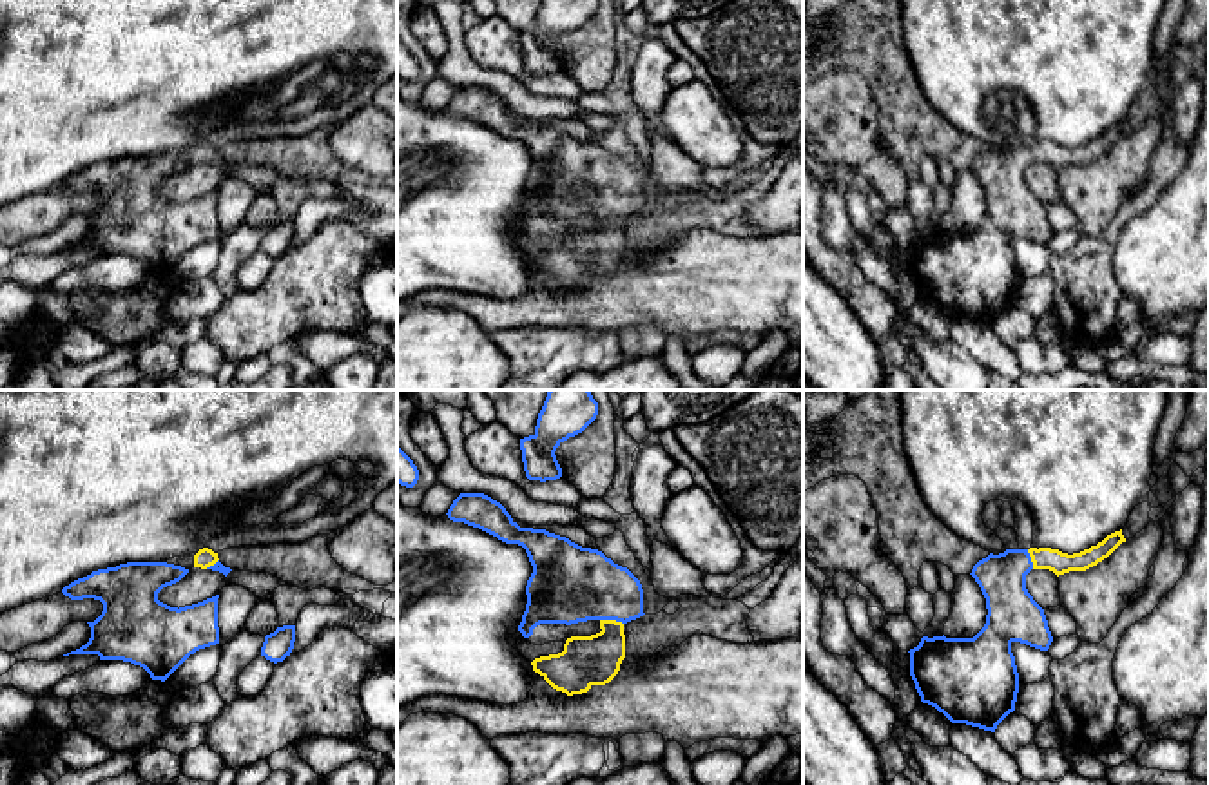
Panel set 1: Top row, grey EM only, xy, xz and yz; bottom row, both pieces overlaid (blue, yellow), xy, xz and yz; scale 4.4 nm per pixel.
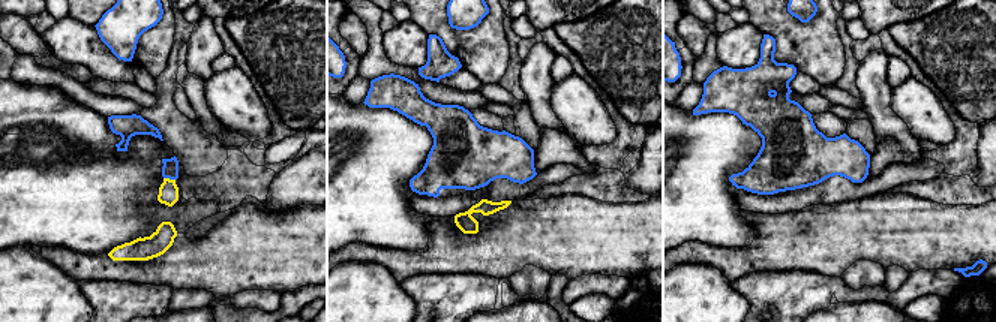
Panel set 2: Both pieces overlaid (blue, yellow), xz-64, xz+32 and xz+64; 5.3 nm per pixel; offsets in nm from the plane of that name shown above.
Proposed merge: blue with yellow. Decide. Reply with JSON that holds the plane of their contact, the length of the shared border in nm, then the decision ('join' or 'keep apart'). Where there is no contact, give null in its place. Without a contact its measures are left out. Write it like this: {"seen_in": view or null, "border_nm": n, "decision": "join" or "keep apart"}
{"seen_in": "xz", "border_nm": 110, "decision": "join"}

